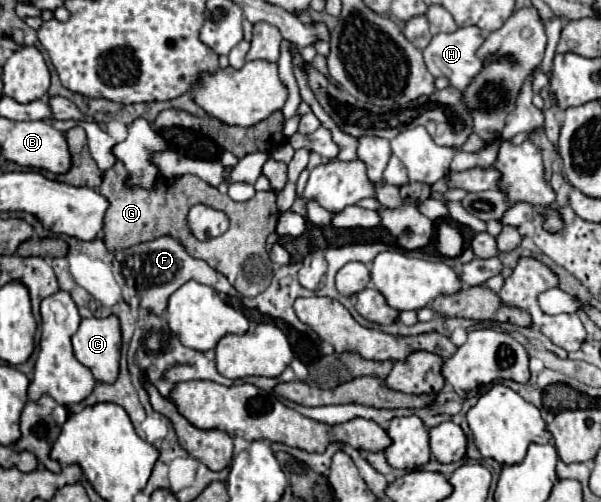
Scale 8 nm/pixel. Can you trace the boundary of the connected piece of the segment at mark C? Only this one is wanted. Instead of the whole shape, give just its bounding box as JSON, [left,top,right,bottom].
[72,315,120,383]

